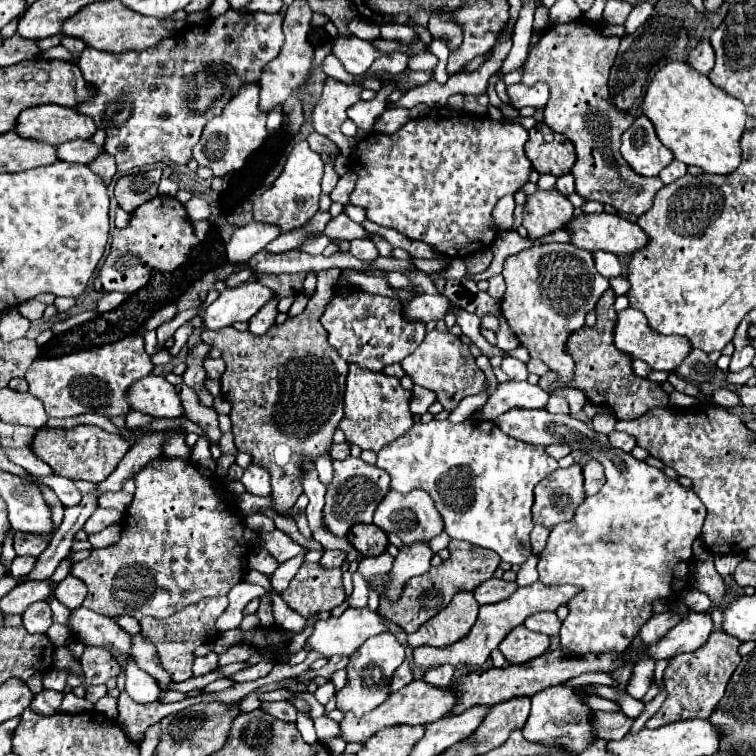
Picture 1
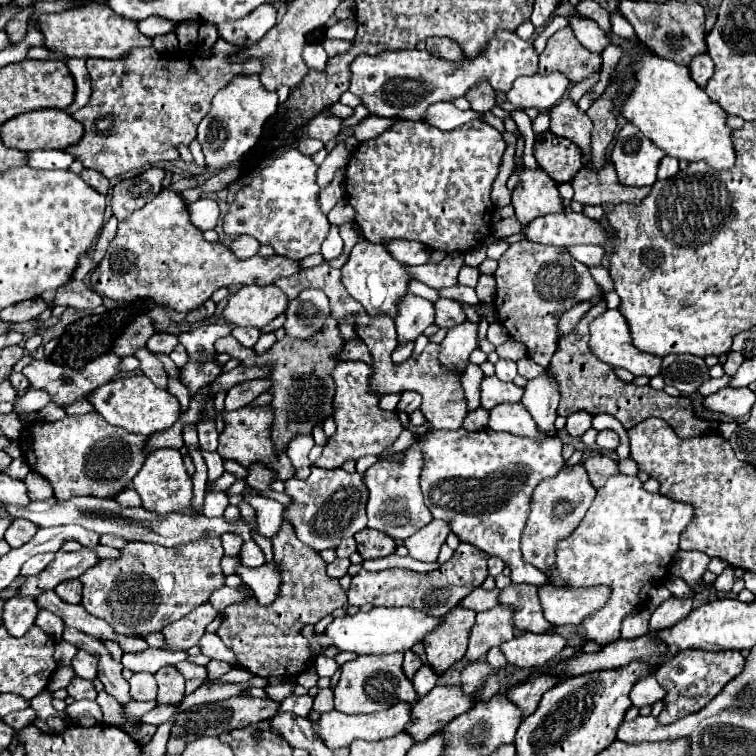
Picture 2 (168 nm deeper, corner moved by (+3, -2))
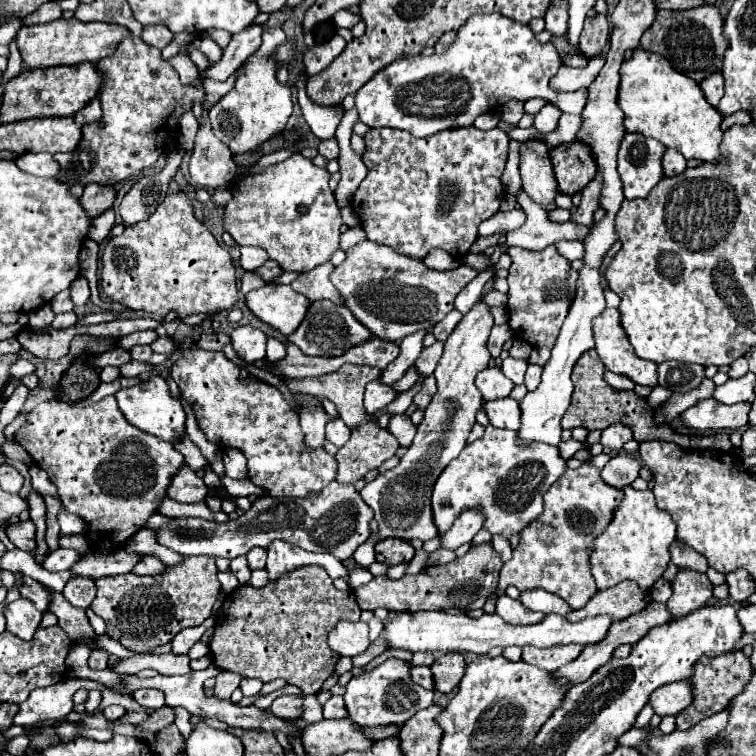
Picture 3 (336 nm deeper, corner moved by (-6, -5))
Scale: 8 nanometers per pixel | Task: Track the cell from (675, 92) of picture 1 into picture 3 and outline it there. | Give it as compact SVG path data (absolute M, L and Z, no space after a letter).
M640 47L622 63L620 77L618 105L624 111L626 131L658 139L662 145L680 151L686 159L720 163L720 143L724 135L720 129L722 115L710 107L694 79L678 73L662 55Z

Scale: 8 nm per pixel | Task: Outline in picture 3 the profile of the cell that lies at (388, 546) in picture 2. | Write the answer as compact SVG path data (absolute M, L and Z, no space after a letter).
M384 539L376 543L376 561L384 565L398 565L408 563L414 557L414 549L404 539Z

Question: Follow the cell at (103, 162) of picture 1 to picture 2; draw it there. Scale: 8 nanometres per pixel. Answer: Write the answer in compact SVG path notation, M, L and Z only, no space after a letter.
M83 170L83 172L81 172L81 178L83 178L91 188L95 188L97 192L107 194L107 190L109 190L109 180L107 180L103 174L99 174L97 170Z

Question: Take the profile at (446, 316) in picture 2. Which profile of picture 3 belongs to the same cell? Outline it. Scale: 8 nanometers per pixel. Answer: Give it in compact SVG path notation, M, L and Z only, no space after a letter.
M452 309L440 323L436 323L436 327L432 329L432 333L436 335L436 339L438 341L446 341L448 339L448 335L454 331L454 327L458 325L458 321L462 319L462 313L460 311L456 311L456 309Z

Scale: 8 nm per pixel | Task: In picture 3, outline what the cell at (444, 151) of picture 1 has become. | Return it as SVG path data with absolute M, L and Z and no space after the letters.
M474 125L464 129L448 129L426 139L416 139L408 131L400 129L370 129L364 135L366 153L362 157L368 167L366 179L360 183L352 209L356 211L368 239L388 245L394 251L424 259L430 249L438 247L448 251L452 257L464 257L478 237L478 225L492 217L502 203L502 173L508 159L508 135L494 127L480 131Z

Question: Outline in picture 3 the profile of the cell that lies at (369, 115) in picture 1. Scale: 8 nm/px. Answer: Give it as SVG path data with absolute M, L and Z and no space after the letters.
M300 81L298 83L298 103L302 107L302 115L306 119L306 123L310 125L312 133L318 137L318 139L328 139L330 135L334 135L336 127L340 125L340 119L344 115L344 107L320 107L320 105L314 105L306 91L304 91L304 85L306 81Z

